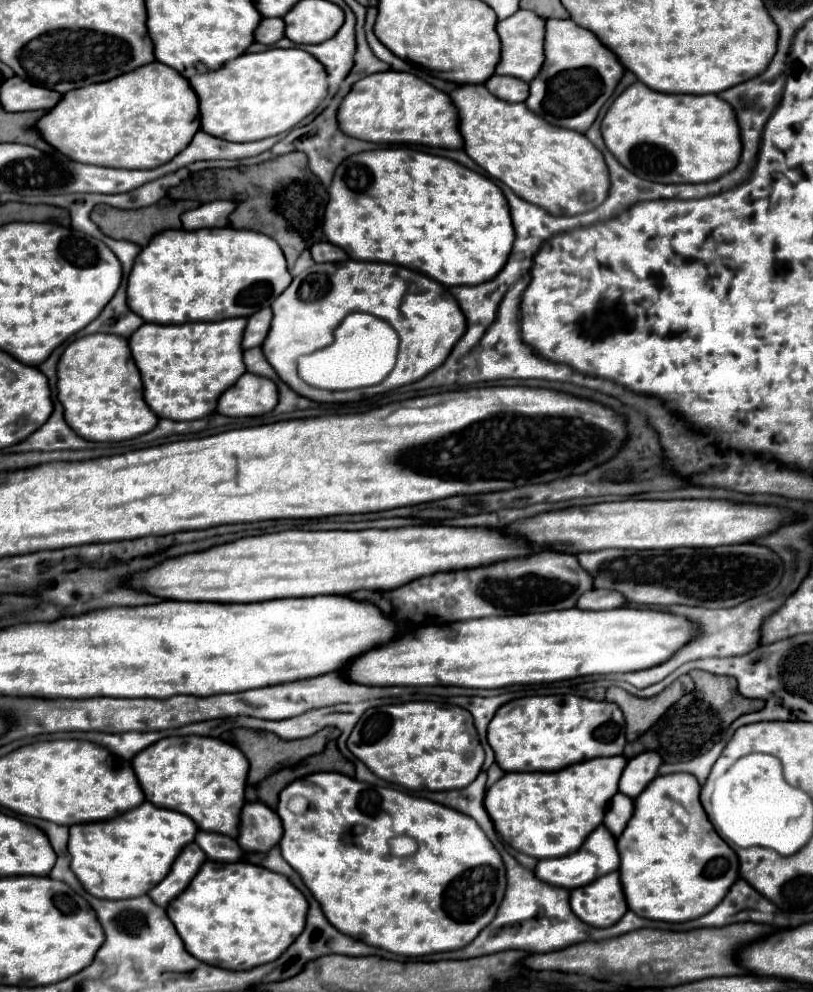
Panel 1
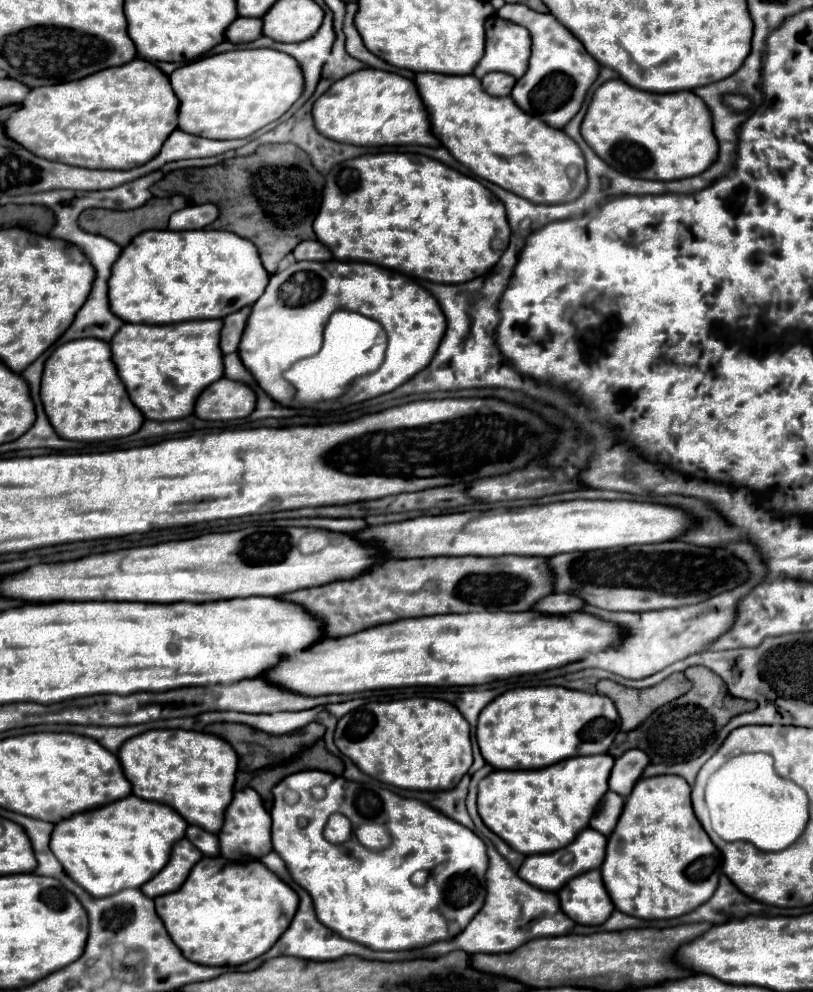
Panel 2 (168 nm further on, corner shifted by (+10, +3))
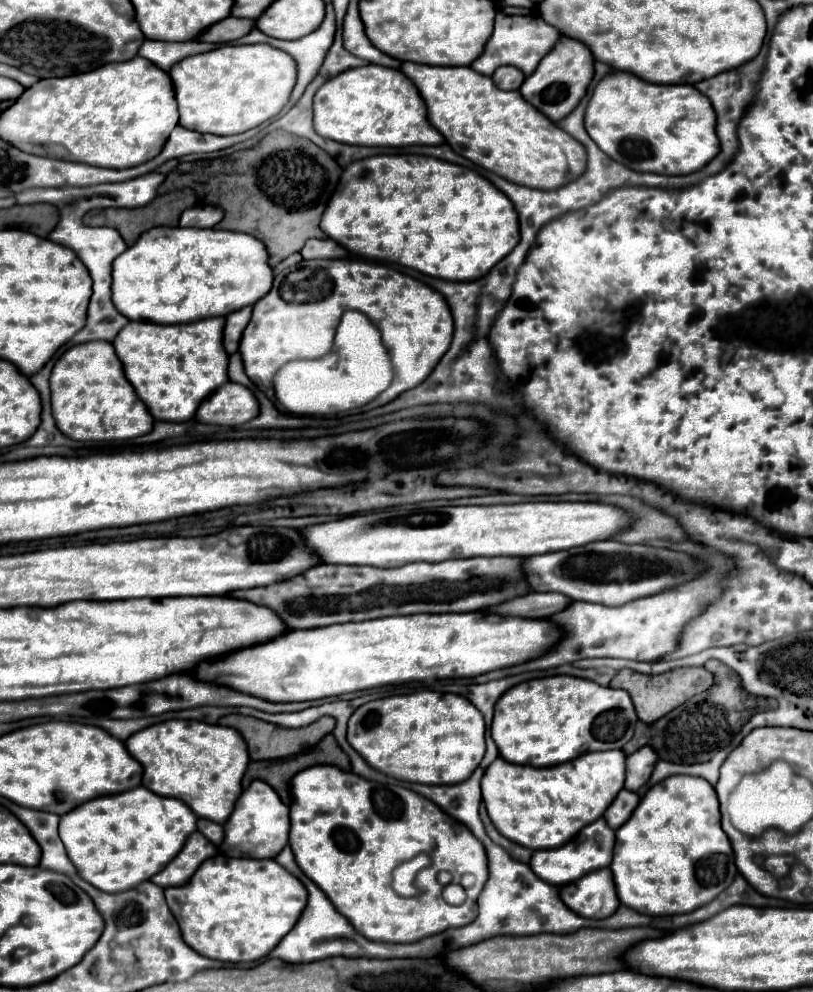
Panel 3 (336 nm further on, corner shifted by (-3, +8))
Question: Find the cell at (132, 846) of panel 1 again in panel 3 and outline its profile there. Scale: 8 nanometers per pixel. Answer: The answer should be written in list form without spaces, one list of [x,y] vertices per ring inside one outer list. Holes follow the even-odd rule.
[[[135,787],[131,791],[91,799],[79,805],[77,809],[69,811],[61,817],[59,837],[65,845],[71,863],[77,867],[79,875],[87,883],[105,893],[121,893],[129,887],[137,887],[137,883],[143,883],[145,879],[151,879],[157,871],[161,871],[161,867],[165,867],[169,859],[173,859],[173,855],[181,851],[185,839],[195,831],[193,821],[197,823],[197,817],[179,799],[161,797],[145,787]]]

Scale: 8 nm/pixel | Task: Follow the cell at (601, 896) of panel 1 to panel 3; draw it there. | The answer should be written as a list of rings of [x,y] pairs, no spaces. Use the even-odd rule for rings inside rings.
[[[609,869],[591,871],[559,889],[563,903],[581,917],[605,919],[619,907],[619,899]]]

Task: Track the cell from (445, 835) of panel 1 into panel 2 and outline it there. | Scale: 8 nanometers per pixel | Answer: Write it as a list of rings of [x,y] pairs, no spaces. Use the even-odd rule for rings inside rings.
[[[304,770],[290,774],[272,790],[272,794],[272,850],[286,862],[286,868],[292,874],[294,882],[300,884],[312,896],[318,920],[342,938],[364,944],[372,950],[422,948],[440,940],[452,940],[482,908],[486,900],[488,870],[486,844],[480,840],[478,834],[464,828],[462,824],[456,824],[456,820],[450,820],[436,808],[420,800],[402,798],[388,788],[352,782],[342,776],[334,776],[330,772],[320,770]],[[334,812],[348,816],[354,828],[366,822],[384,824],[392,838],[390,846],[378,852],[368,850],[356,840],[356,836],[352,836],[340,846],[324,842],[322,830],[328,816]],[[418,870],[430,872],[426,884],[422,886],[416,886],[410,880],[412,874]]]

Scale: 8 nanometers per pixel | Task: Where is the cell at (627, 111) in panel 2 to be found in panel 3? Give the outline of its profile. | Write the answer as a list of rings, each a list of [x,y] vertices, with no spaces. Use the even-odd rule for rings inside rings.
[[[609,71],[593,89],[585,111],[585,129],[589,137],[617,163],[641,171],[663,175],[687,175],[707,165],[719,151],[715,135],[715,111],[695,87],[691,85],[655,85],[647,83],[633,73]]]

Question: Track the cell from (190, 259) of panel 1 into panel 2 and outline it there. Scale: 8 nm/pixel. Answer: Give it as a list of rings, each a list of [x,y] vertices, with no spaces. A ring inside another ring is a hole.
[[[146,230],[138,234],[118,256],[108,282],[110,308],[124,322],[172,324],[186,320],[226,318],[244,306],[252,306],[268,286],[268,272],[262,266],[256,246],[226,230]]]

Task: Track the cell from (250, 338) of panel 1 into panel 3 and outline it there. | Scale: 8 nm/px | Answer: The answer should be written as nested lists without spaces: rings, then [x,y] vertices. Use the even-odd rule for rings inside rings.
[[[243,307],[243,309],[225,317],[223,347],[229,355],[233,355],[233,351],[239,349],[239,341],[241,341],[241,335],[243,335],[249,319],[251,319],[251,307]]]

